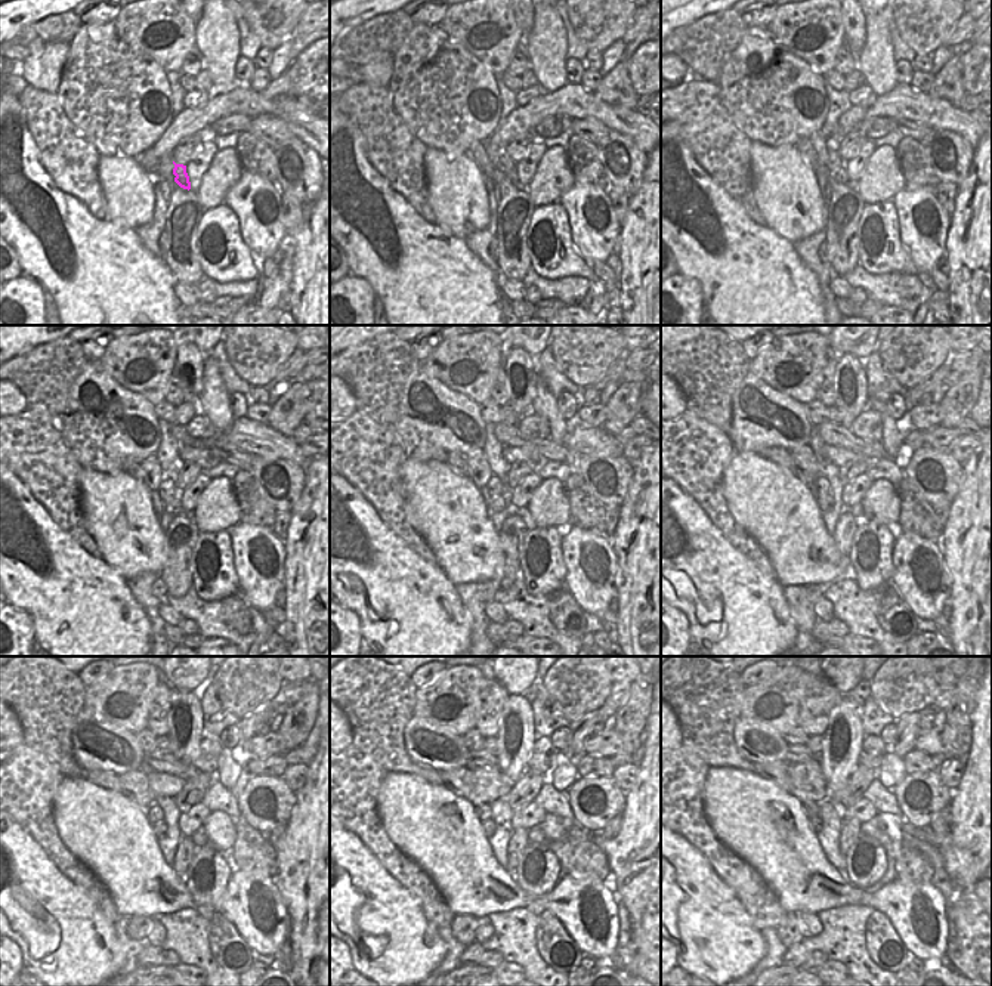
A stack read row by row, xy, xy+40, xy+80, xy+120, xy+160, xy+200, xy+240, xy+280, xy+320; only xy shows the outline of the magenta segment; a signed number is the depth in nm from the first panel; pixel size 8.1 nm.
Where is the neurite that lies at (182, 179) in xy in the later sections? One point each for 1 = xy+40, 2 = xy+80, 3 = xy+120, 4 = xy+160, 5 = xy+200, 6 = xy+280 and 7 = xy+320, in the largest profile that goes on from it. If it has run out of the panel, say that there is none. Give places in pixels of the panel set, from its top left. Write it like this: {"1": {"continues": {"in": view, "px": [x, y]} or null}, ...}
{"1": {"continues": {"in": "xy+40", "px": [507, 166]}}, "2": {"continues": {"in": "xy+80", "px": [837, 166]}}, "3": {"continues": {"in": "xy+120", "px": [170, 494]}}, "4": {"continues": {"in": "xy+160", "px": [494, 487]}}, "5": {"continues": {"in": "xy+200", "px": [825, 501]}}, "6": {"continues": {"in": "xy+280", "px": [484, 810]}}, "7": {"continues": {"in": "xy+320", "px": [810, 809]}}}

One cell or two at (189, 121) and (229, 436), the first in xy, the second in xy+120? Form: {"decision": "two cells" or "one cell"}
{"decision": "one cell"}

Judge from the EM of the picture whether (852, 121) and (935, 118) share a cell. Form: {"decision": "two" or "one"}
{"decision": "one"}

